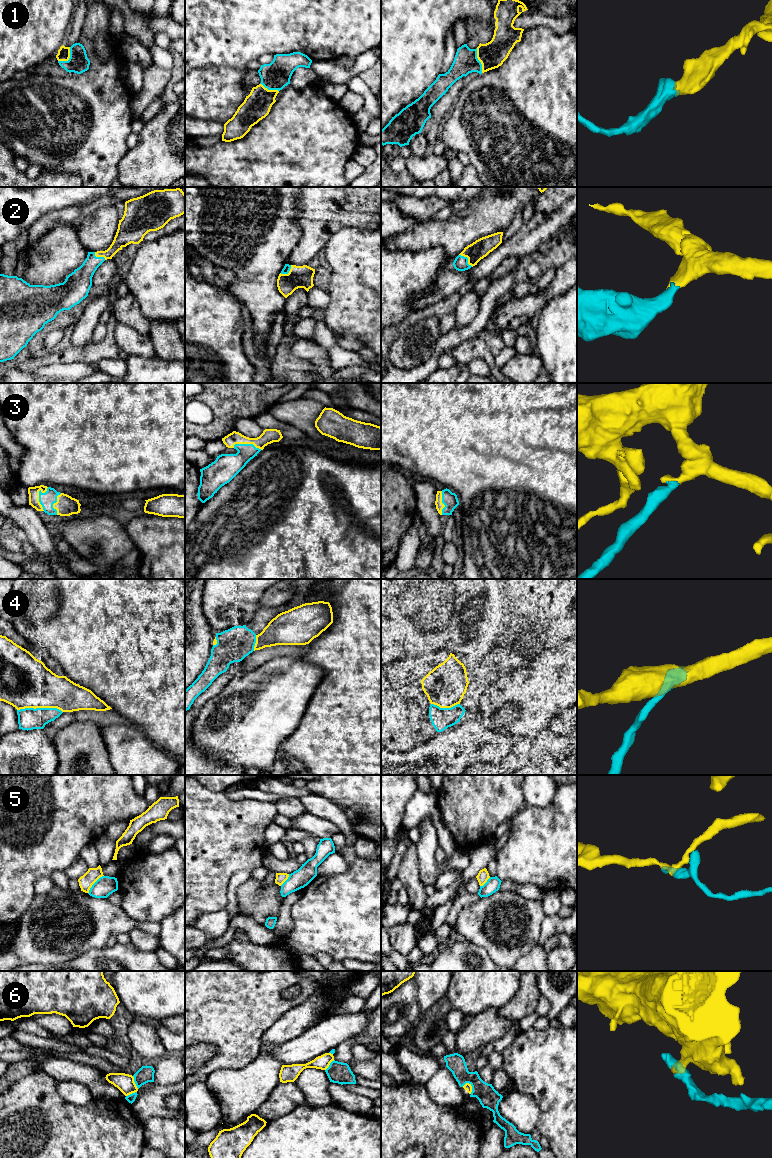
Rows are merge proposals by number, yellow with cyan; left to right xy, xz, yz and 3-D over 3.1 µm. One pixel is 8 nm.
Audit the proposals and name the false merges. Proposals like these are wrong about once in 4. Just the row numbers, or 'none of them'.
4, 5, 6

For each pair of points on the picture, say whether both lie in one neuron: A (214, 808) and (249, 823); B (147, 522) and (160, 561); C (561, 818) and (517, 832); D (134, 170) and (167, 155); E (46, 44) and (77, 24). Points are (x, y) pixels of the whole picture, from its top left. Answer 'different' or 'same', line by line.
A: same
B: same
C: same
D: same
E: different

